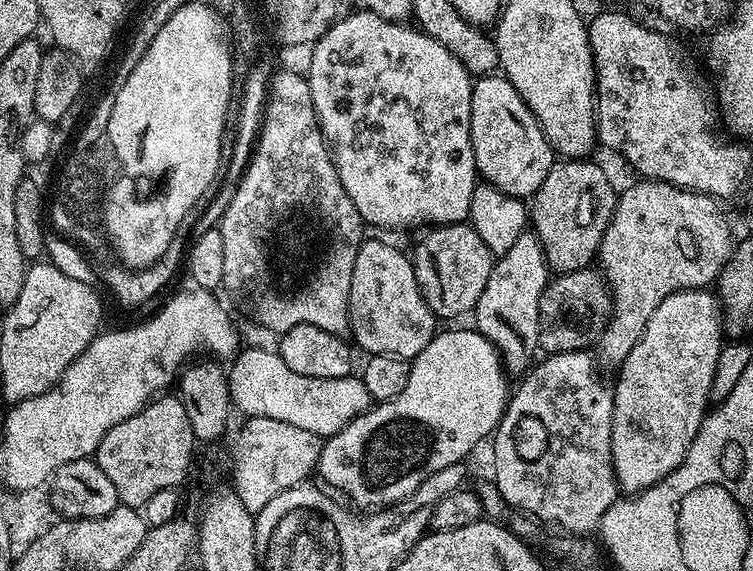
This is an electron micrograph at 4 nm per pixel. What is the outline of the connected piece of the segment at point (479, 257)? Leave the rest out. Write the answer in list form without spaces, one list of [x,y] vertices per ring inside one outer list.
[[[468,222],[441,224],[425,232],[428,233],[421,238],[416,253],[410,256],[422,298],[426,298],[437,318],[471,313],[482,290],[486,290],[486,282],[490,282],[494,263],[492,251]]]

